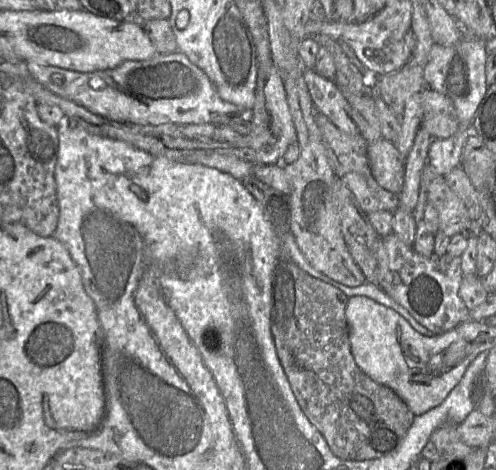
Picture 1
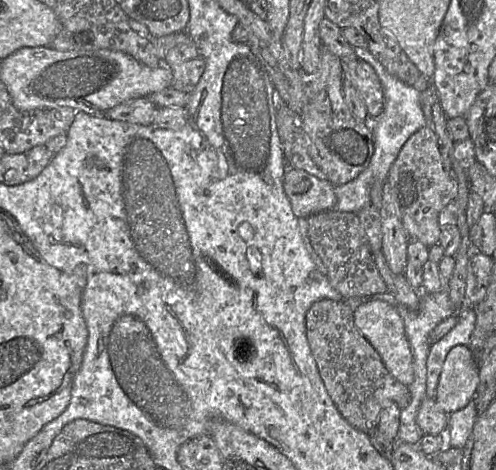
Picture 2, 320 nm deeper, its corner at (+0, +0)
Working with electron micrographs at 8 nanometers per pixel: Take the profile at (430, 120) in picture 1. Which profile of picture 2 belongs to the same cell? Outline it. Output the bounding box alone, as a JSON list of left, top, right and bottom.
[343,58,384,117]

